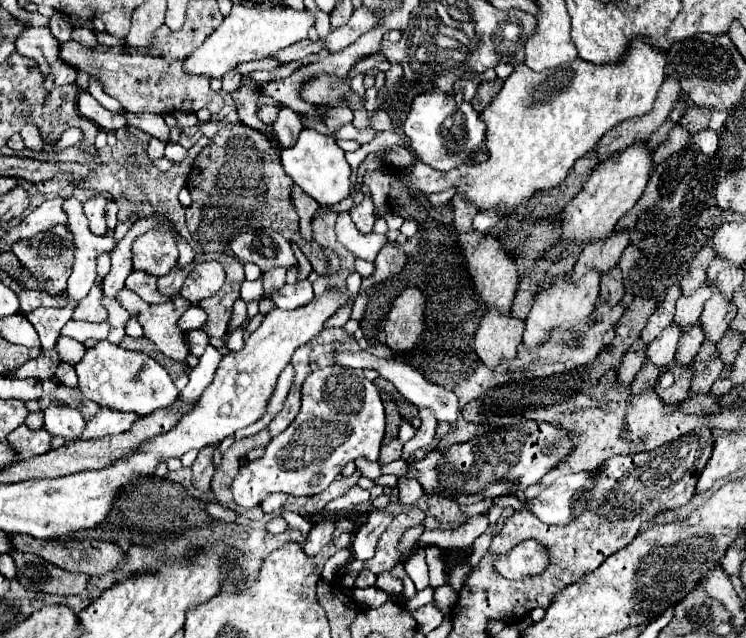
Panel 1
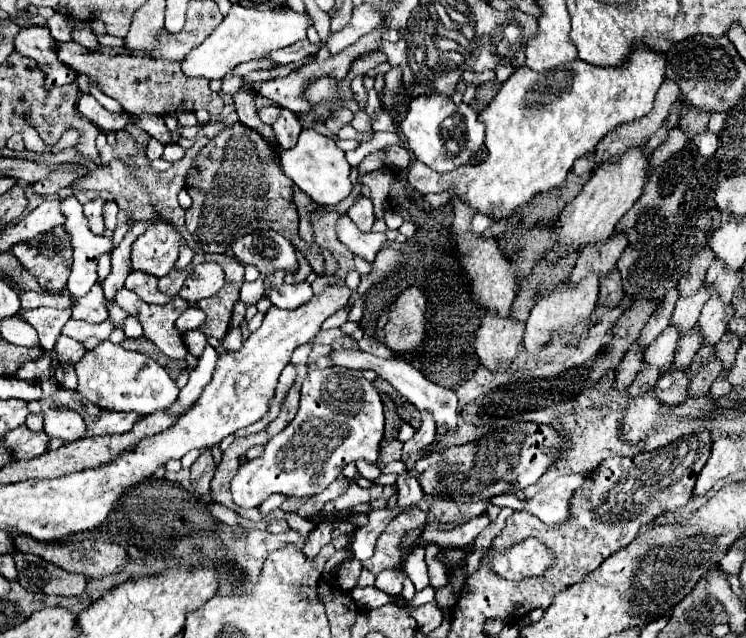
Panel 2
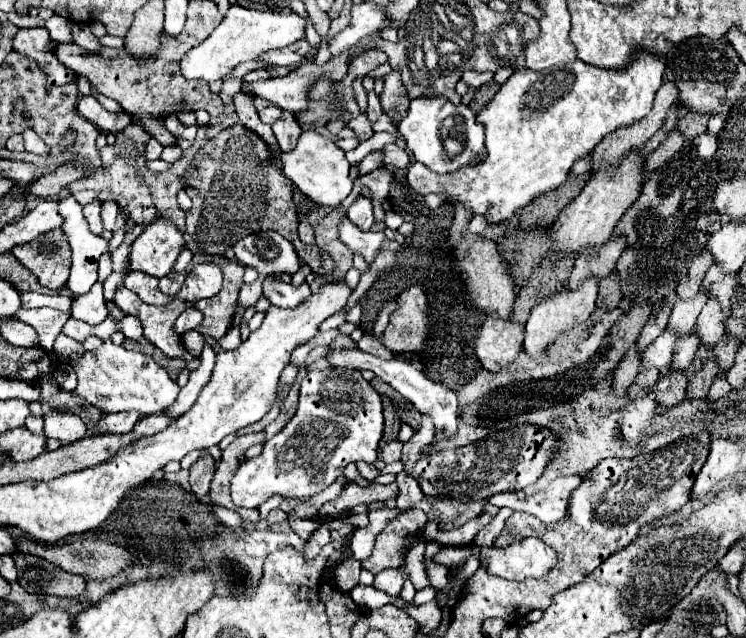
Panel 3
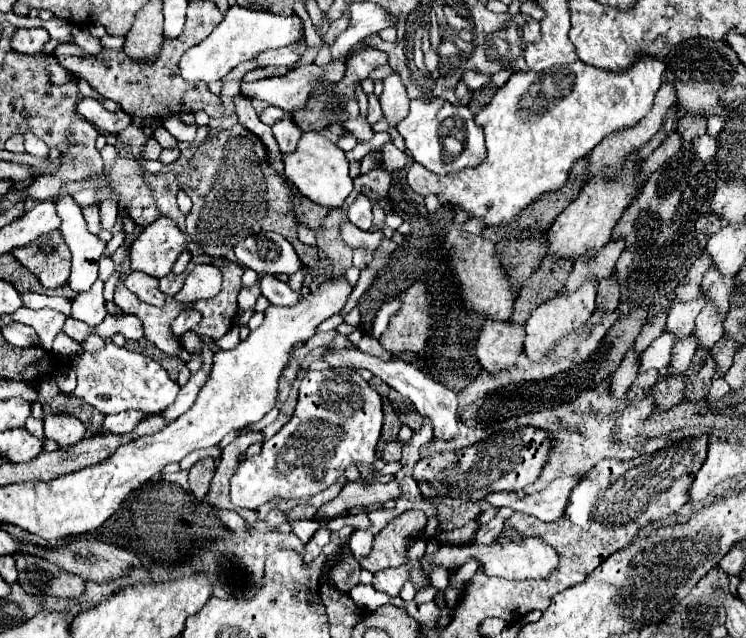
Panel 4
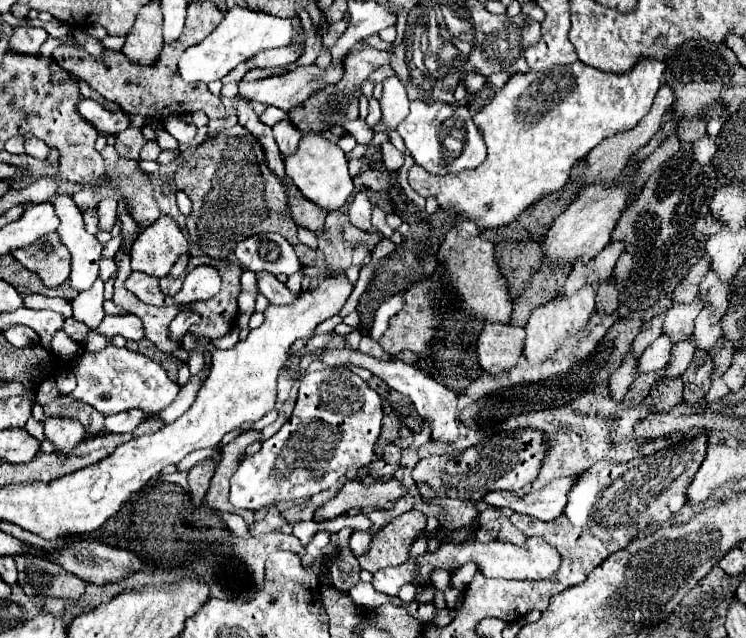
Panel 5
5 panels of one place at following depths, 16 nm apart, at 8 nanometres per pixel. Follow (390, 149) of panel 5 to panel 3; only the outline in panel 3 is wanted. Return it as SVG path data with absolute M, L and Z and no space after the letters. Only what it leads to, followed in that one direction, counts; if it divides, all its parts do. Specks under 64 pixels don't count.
M388 144L388 146L384 146L384 166L390 170L390 172L396 172L396 170L402 170L402 168L406 168L406 164L408 164L408 154L406 154L406 150L400 150L398 146L392 146L392 144Z

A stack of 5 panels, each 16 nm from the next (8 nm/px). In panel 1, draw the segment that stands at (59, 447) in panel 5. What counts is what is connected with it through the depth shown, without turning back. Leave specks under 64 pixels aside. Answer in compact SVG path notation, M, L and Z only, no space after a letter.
M50 404L44 412L44 430L50 436L62 436L66 442L78 440L84 432L84 418L78 410L62 404Z

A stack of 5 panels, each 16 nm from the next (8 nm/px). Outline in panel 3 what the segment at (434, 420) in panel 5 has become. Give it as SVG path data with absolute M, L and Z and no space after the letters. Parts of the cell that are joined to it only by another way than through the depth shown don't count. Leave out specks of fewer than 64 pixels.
M358 348L354 350L330 350L328 352L328 362L330 366L344 366L344 368L364 368L364 370L372 370L378 378L382 378L386 384L390 384L394 390L398 390L404 398L408 398L416 410L420 414L428 414L434 422L434 430L436 430L436 438L450 438L458 432L458 400L456 394L452 390L448 390L446 386L430 380L428 376L424 376L424 372L420 372L418 368L414 368L410 362L406 364L402 358L390 358L390 360L382 360L378 356L366 354Z

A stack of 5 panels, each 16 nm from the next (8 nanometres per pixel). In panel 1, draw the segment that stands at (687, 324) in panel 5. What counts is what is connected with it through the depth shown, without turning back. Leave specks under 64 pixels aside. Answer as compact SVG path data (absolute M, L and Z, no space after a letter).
M702 284L692 296L682 296L678 302L676 302L676 312L674 312L674 318L672 322L682 330L686 332L688 328L692 328L696 322L698 322L698 316L706 304L706 300L712 296L712 288L708 288L708 284Z

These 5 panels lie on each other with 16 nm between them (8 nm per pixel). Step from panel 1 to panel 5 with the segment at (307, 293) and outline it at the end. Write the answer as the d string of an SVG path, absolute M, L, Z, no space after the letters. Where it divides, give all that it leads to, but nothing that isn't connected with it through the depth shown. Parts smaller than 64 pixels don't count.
M264 270L256 272L256 282L260 292L270 300L270 304L288 304L298 296L298 294L292 294L282 282L278 282L274 274Z

